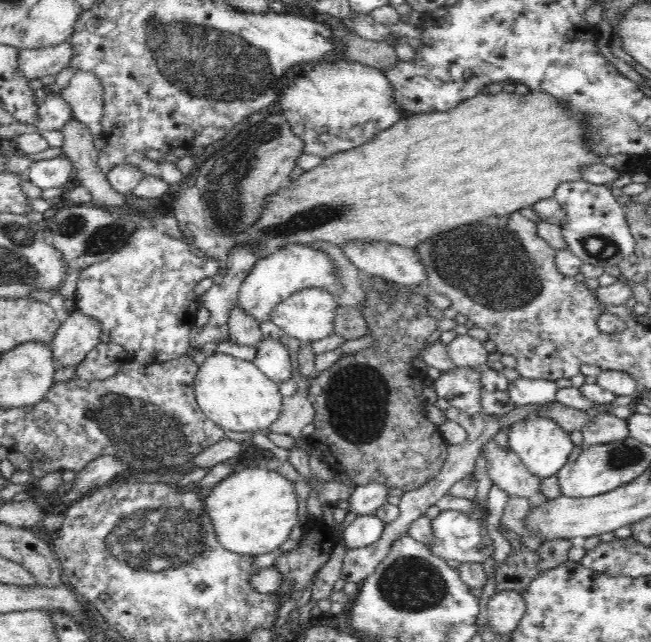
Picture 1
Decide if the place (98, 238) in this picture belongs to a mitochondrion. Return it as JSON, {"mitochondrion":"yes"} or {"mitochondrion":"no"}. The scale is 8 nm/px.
{"mitochondrion":"yes"}

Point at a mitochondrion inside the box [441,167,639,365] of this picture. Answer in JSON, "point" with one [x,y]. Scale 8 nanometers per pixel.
{"point":[604,248]}

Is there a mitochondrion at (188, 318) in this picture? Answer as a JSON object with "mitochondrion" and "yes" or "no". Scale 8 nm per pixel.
{"mitochondrion":"no"}

